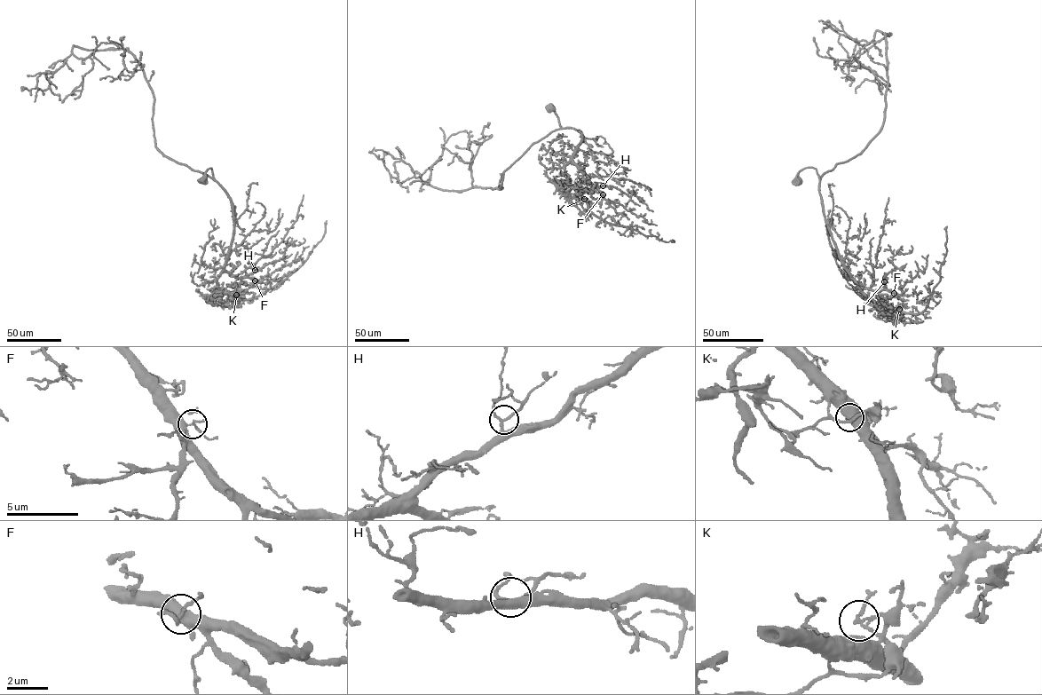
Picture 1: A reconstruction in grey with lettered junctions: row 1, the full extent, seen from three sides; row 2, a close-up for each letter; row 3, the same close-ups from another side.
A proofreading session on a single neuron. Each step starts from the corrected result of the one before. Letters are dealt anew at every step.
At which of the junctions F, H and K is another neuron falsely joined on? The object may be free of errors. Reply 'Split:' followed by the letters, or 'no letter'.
Split: K

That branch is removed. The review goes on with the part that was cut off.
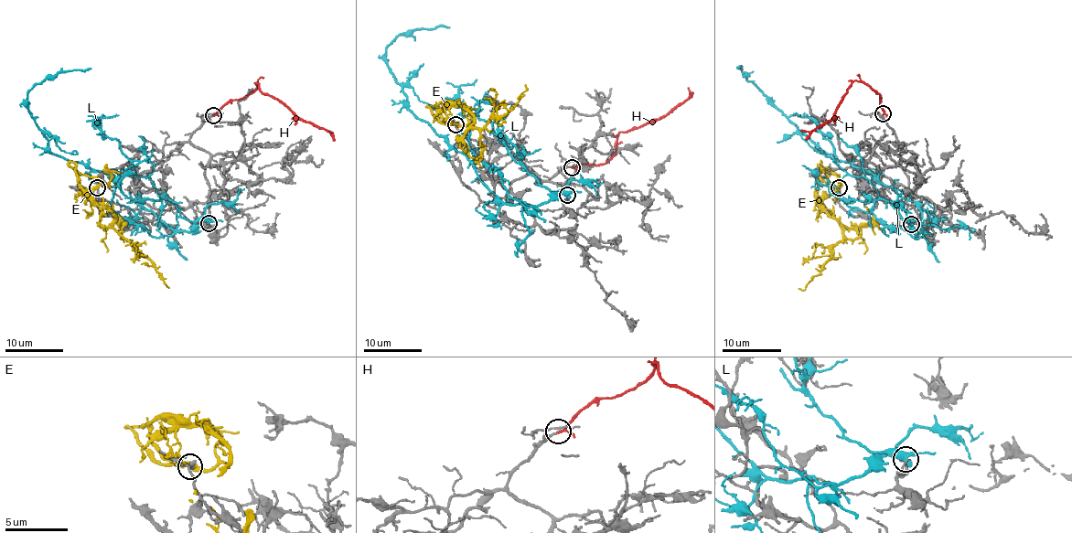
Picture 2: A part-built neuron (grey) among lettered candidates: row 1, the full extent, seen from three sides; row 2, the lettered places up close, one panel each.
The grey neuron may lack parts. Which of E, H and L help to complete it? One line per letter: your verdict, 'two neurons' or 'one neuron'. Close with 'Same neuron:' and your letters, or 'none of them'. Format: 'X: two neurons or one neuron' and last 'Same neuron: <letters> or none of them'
E: two neurons
H: one neuron
L: two neurons
Same neuron: H

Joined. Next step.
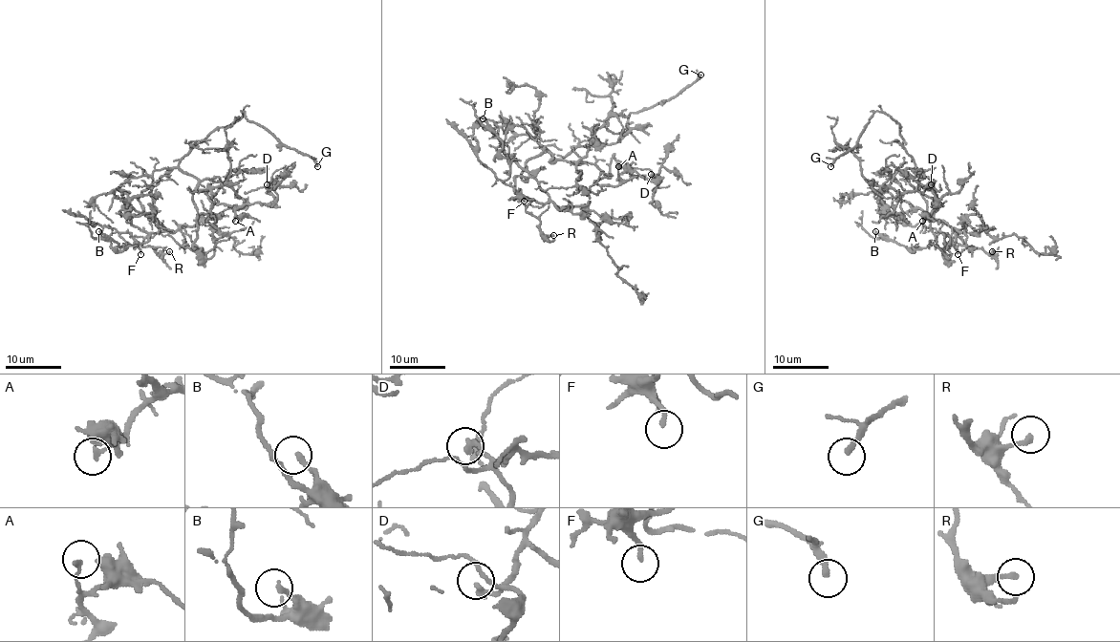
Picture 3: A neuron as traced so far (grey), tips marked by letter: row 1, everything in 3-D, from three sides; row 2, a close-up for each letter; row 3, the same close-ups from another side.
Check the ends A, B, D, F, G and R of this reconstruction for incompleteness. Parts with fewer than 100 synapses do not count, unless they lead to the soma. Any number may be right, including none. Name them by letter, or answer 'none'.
G

